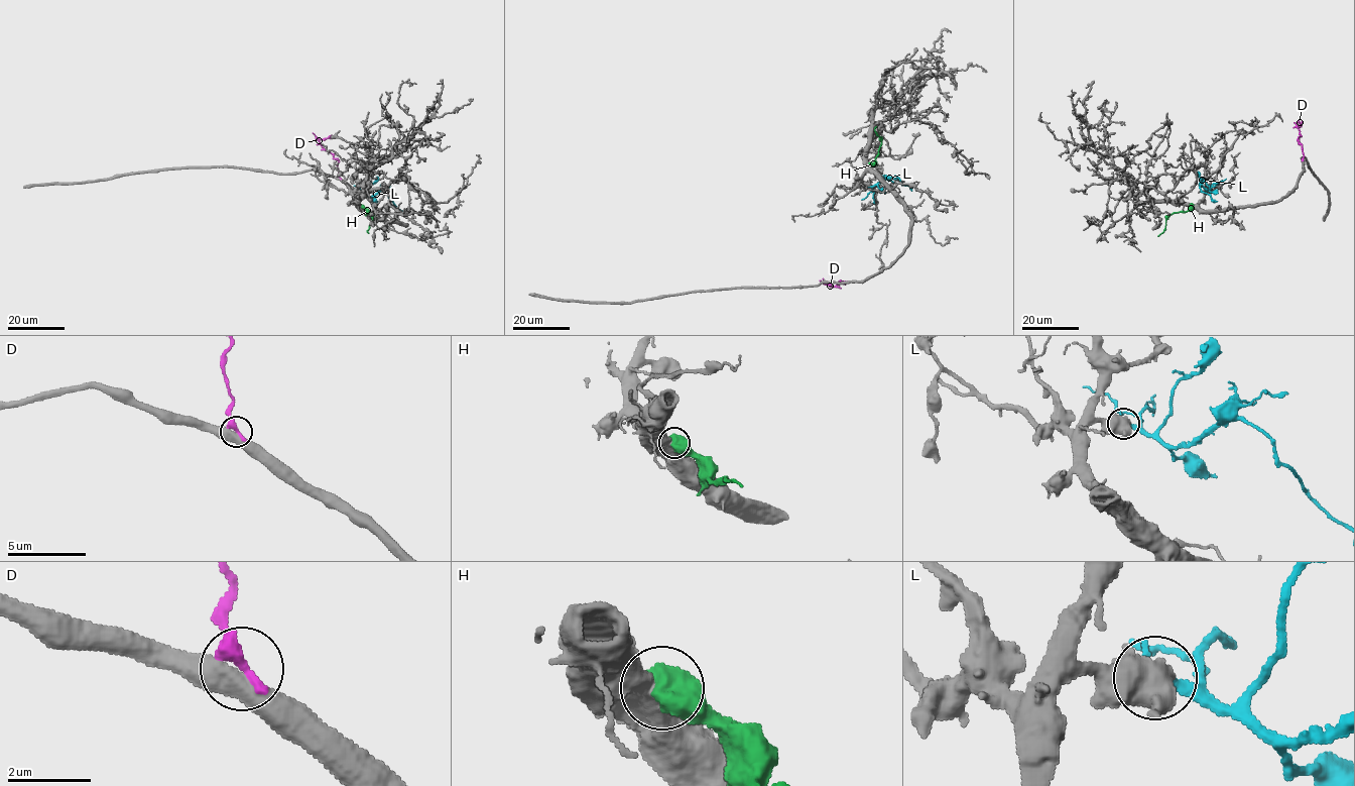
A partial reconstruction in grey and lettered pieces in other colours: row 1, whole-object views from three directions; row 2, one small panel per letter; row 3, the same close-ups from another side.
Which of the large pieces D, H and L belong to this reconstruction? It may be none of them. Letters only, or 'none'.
L

